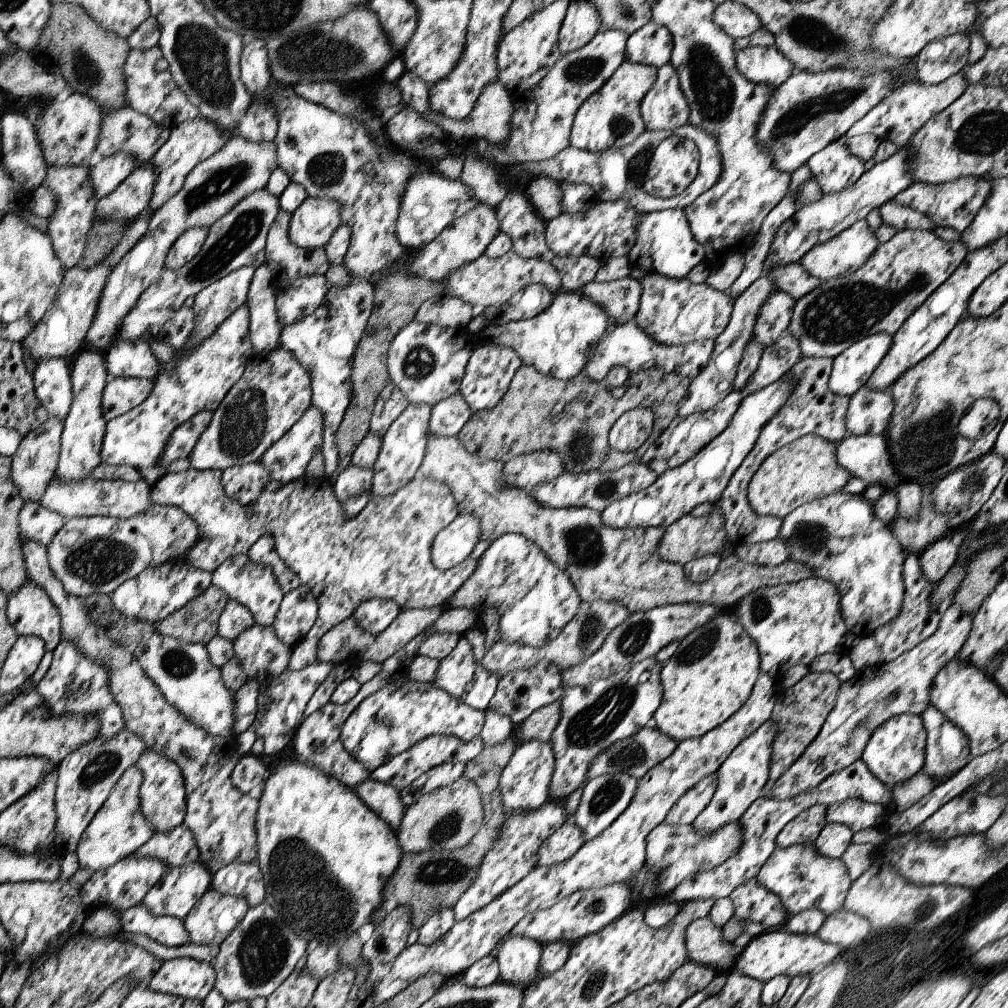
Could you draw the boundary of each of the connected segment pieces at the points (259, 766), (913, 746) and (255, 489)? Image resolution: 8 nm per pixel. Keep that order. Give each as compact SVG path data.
M251 752L242 755L231 773L232 785L242 793L249 793L255 786L262 786L268 774L260 756Z
M903 713L883 721L868 740L861 760L883 784L894 786L914 777L925 764L925 741L927 735L921 716Z
M259 461L231 467L221 477L226 496L242 505L254 503L269 481L269 475Z

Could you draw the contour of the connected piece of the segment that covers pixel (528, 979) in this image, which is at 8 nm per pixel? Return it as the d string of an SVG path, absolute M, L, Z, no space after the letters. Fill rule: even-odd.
M506 936L497 948L495 956L499 965L499 979L522 987L534 982L538 976L543 945L530 938Z

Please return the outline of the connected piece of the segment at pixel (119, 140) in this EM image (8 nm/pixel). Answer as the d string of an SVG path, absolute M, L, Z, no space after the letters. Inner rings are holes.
M127 104L115 113L112 116L103 116L99 144L95 152L99 152L103 157L124 152L133 155L138 164L150 162L154 154L168 141L171 130L154 123L148 116L133 110Z

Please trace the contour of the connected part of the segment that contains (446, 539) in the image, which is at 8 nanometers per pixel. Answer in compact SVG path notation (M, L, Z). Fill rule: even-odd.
M460 513L435 537L431 549L434 567L445 572L465 562L481 540L480 524L476 516Z

